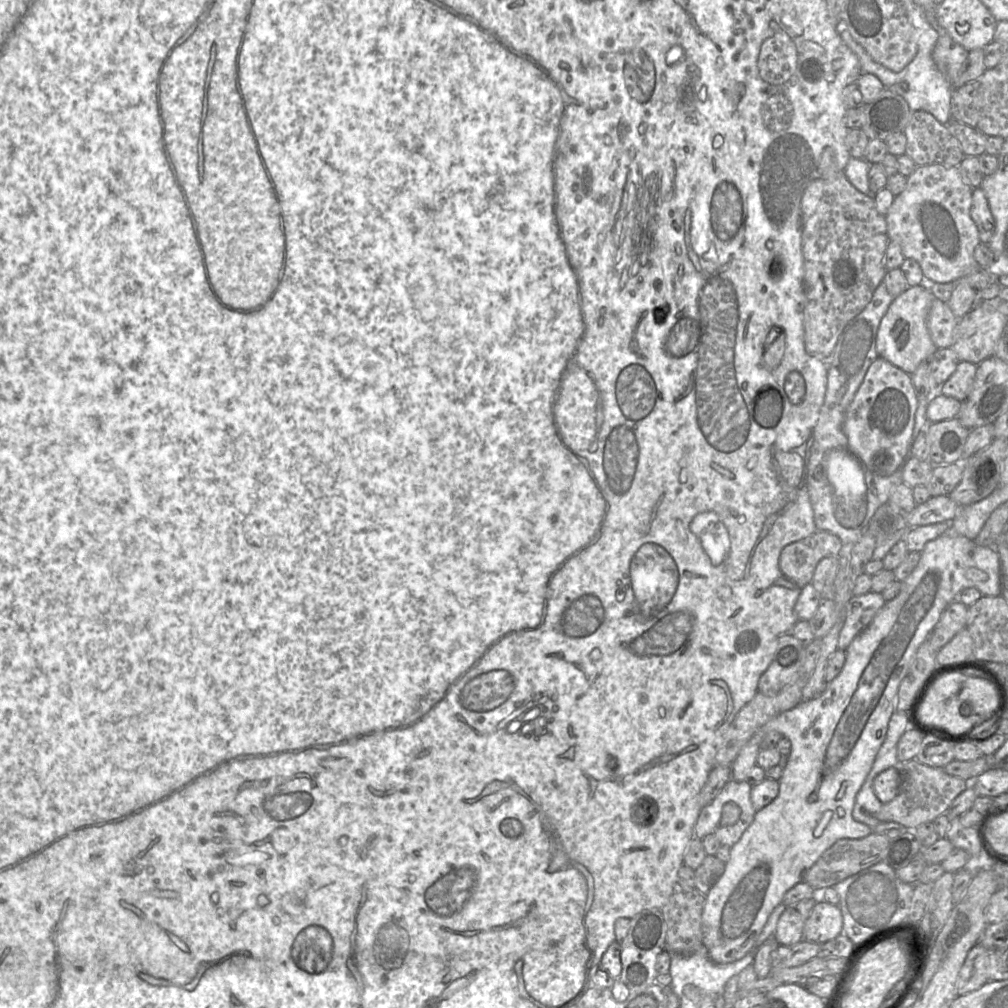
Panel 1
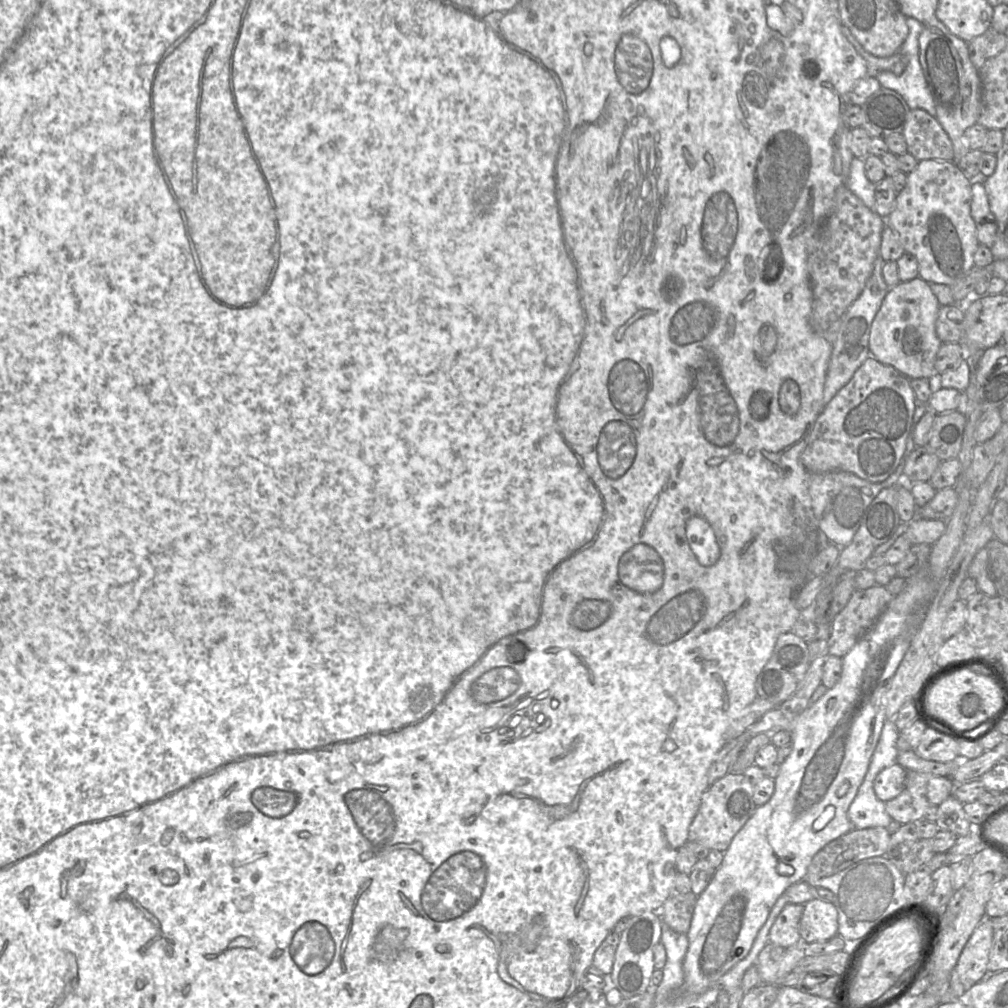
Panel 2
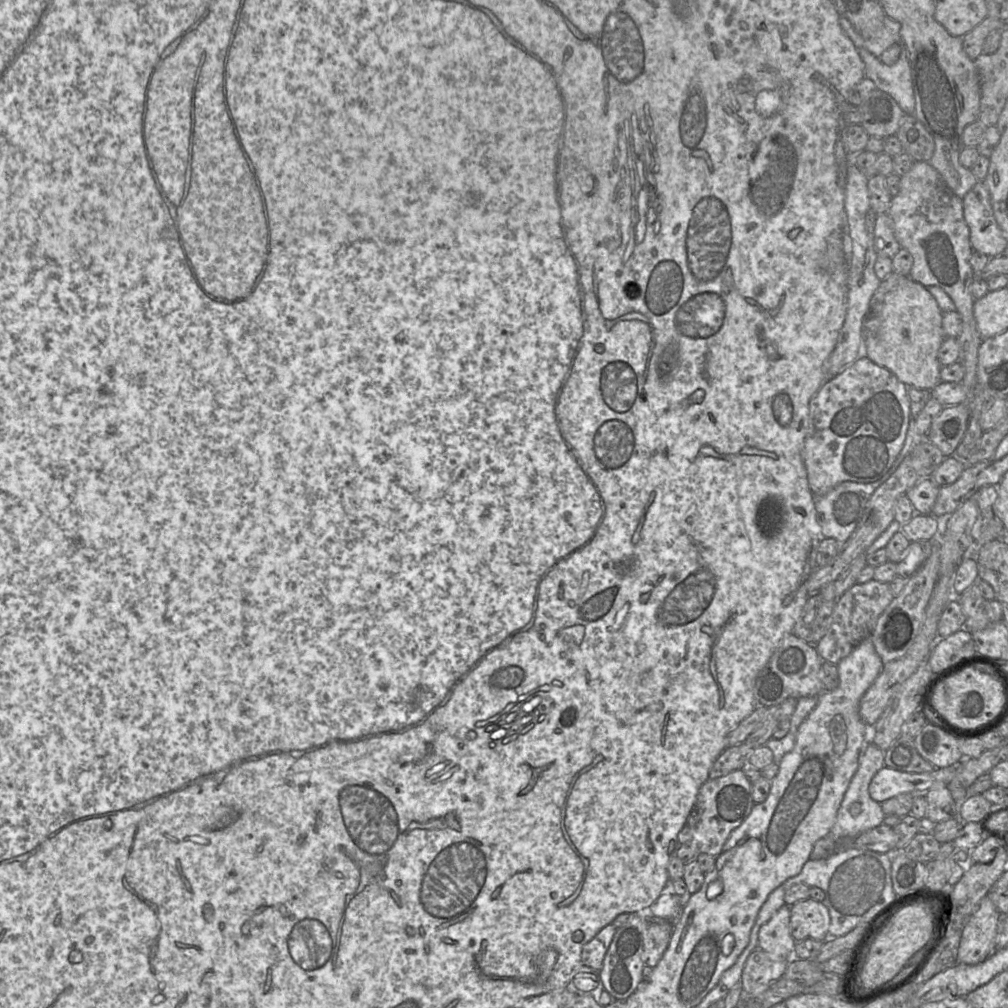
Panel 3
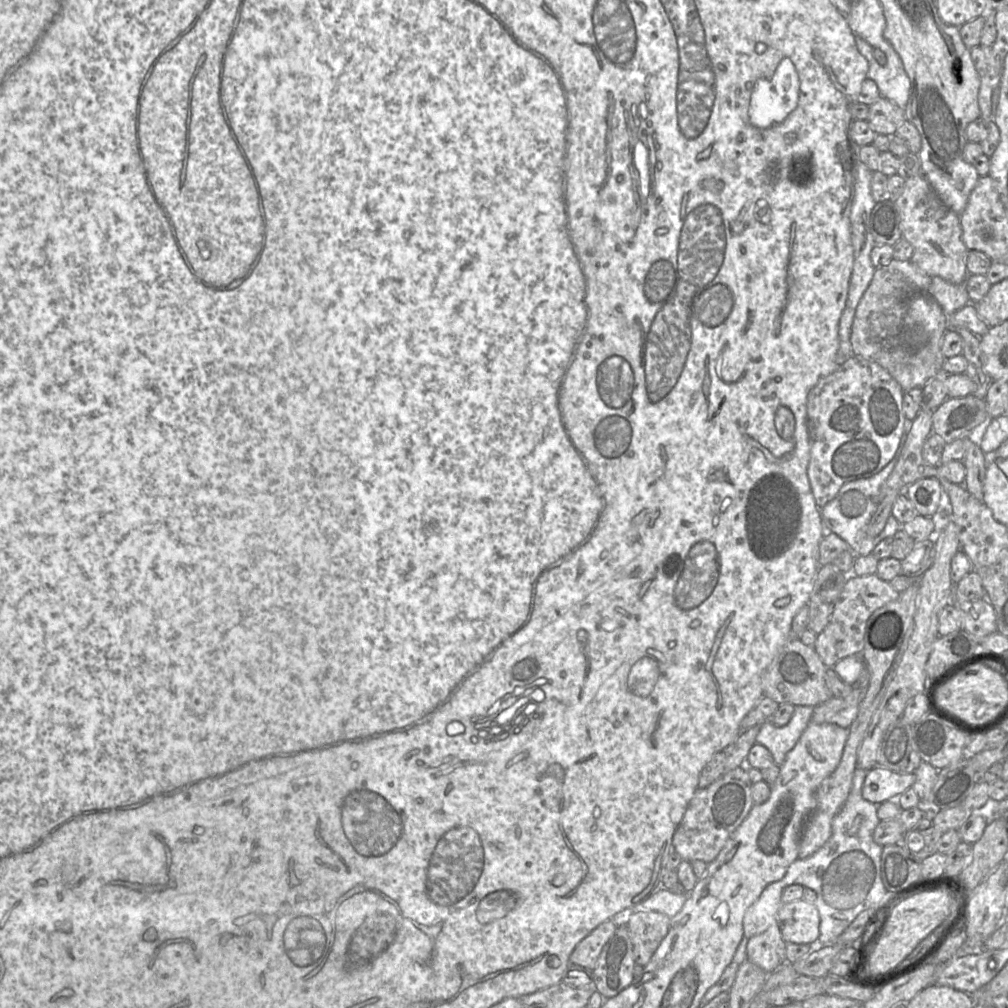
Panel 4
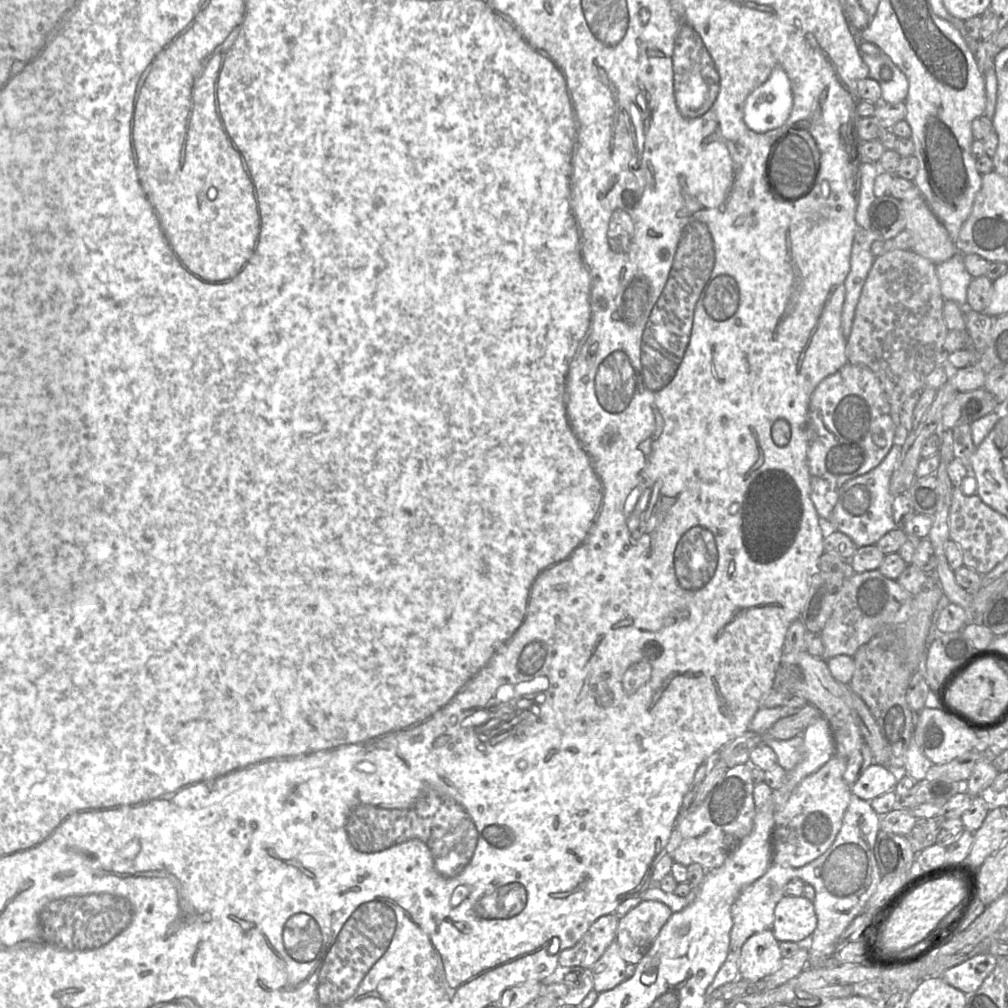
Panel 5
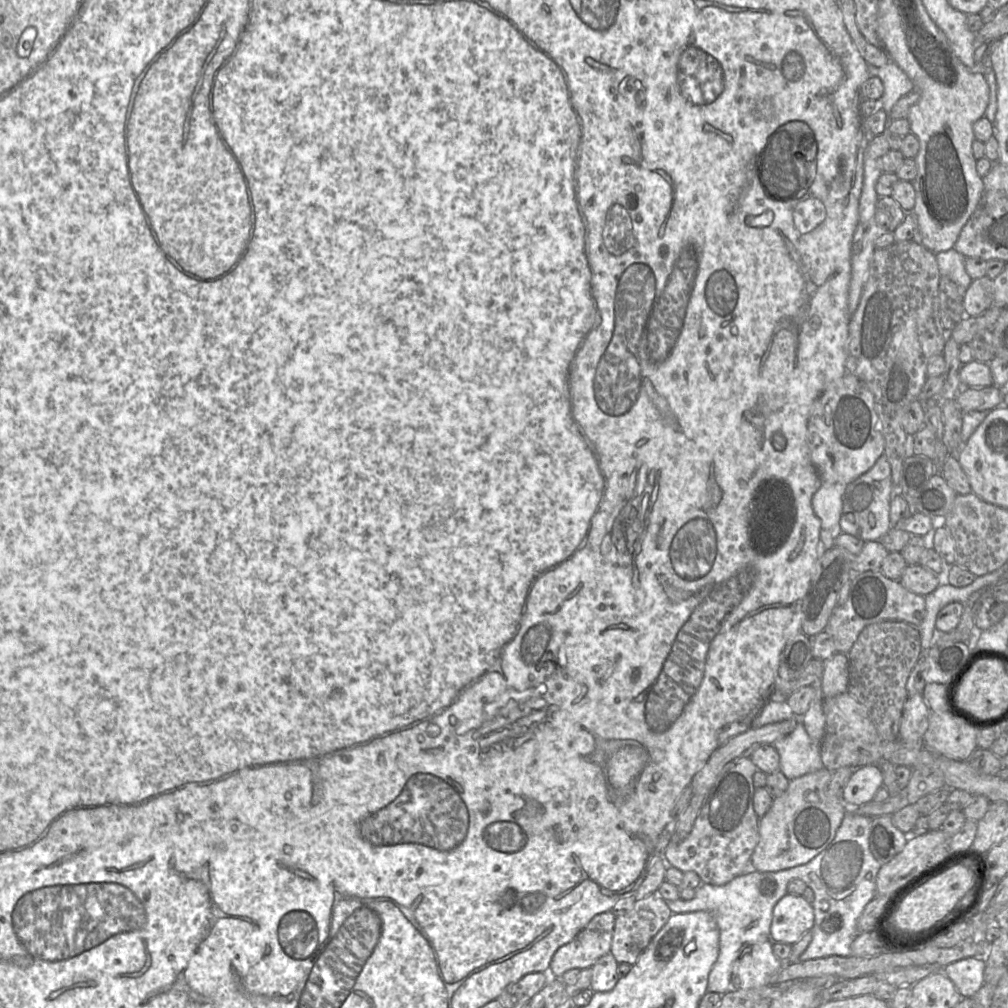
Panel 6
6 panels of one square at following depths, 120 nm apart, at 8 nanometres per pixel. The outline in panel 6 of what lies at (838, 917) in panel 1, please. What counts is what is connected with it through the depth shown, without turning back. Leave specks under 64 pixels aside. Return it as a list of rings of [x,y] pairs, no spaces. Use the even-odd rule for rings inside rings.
[[[785,894],[774,906],[769,938],[774,943],[797,943],[815,922],[814,909],[802,895]]]

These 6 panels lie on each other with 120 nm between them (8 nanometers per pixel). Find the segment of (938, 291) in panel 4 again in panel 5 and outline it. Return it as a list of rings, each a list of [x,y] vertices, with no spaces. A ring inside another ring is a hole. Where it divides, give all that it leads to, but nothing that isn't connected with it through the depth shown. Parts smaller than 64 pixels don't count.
[[[957,252],[947,261],[936,266],[942,296],[945,300],[952,300],[963,310],[968,309],[967,290],[973,277],[968,273],[964,255]]]

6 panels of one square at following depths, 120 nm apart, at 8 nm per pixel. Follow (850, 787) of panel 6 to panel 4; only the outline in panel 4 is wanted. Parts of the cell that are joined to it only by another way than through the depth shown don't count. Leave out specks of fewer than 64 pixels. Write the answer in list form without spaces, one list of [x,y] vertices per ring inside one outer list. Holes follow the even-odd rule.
[[[874,766],[867,771],[862,796],[875,804],[896,800],[901,793],[912,787],[914,782],[914,773],[899,774],[886,767]]]

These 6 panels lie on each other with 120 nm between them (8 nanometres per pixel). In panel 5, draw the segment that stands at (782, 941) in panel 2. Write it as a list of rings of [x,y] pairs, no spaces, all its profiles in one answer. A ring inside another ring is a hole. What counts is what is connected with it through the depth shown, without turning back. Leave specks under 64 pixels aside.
[[[772,929],[756,933],[742,947],[739,977],[750,981],[761,980],[772,974],[782,959],[780,943]]]

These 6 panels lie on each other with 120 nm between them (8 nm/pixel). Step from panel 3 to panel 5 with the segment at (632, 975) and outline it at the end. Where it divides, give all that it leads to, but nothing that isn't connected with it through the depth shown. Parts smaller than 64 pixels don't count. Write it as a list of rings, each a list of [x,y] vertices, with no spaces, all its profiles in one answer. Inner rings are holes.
[[[615,940],[589,969],[593,979],[593,990],[602,993],[625,981],[626,965],[627,962],[622,958]]]

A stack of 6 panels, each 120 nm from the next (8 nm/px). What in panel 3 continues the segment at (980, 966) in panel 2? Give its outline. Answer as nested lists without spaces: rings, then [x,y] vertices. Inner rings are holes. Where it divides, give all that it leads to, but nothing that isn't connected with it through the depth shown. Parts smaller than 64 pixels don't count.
[[[986,895],[969,918],[960,939],[958,962],[974,965],[988,958],[997,947],[1002,914]]]

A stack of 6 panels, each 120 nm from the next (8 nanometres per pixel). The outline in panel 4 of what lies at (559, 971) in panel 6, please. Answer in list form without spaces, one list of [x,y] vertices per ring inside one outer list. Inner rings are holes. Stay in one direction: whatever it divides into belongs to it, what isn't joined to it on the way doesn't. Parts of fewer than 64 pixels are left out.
[[[611,919],[598,925],[574,948],[569,957],[570,963],[593,970],[604,945],[617,928]]]

